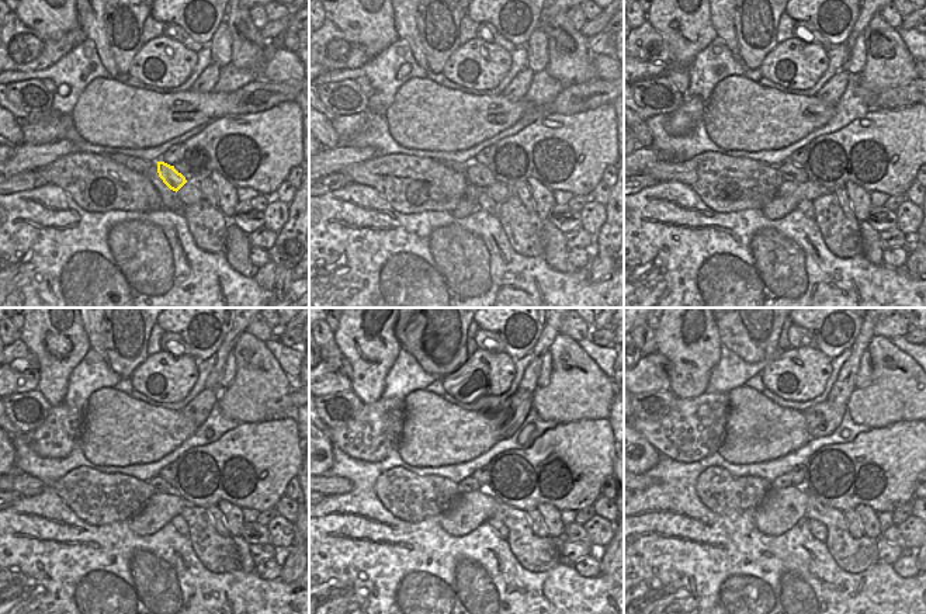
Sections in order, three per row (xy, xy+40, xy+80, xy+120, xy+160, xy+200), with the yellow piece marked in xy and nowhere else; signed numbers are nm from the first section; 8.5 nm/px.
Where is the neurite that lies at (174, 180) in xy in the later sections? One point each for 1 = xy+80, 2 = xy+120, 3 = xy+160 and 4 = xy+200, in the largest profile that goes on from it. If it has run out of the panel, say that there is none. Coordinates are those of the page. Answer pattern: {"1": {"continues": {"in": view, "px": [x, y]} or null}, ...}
{"1": {"continues": {"in": "xy+80", "px": [790, 172]}}, "2": {"continues": {"in": "xy+120", "px": [159, 485]}}, "3": {"continues": {"in": "xy+160", "px": [470, 484]}}, "4": {"continues": {"in": "xy+200", "px": [783, 481]}}}

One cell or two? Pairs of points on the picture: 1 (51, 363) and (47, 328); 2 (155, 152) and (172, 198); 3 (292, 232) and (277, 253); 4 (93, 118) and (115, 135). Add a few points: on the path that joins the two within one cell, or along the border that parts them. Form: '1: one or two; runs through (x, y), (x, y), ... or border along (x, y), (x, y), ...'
1: one; runs through (58, 354), (58, 339), (55, 336)
2: two; border along (124, 153), (156, 163)
3: one; runs through (287, 238), (281, 247)
4: one; runs through (99, 118), (110, 129)

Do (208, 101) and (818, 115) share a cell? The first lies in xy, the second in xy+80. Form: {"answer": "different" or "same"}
{"answer": "same"}

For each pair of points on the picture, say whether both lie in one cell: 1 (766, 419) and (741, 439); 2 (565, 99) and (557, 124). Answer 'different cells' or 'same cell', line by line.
1: same cell
2: different cells

